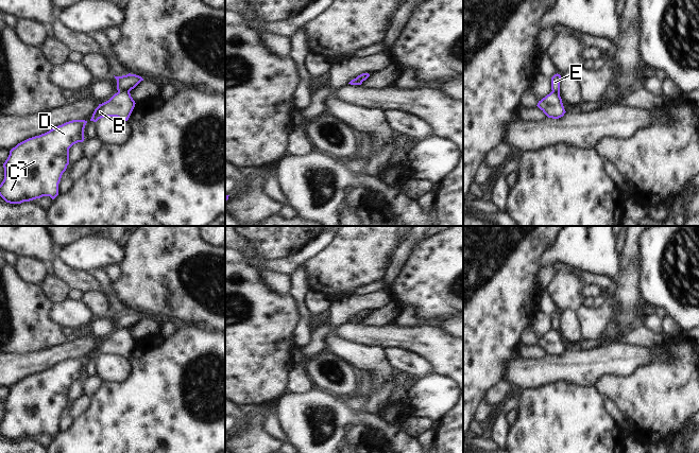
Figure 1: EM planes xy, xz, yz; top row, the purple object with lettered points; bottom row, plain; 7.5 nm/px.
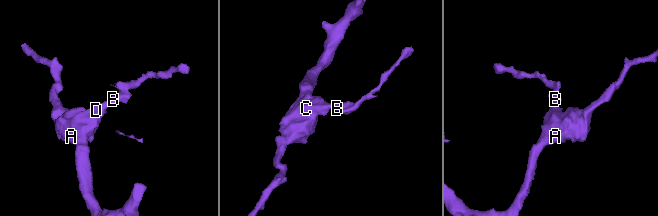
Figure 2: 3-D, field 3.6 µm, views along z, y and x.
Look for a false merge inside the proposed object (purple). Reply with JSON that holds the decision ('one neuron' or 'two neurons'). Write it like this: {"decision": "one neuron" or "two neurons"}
{"decision": "two neurons"}

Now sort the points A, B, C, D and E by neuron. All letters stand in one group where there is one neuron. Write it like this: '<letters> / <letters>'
A B C D / E

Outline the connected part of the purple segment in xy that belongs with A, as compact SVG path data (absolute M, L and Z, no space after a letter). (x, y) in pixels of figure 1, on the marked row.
M72 120L49 132L29 138L10 151L0 196L10 204L21 204L42 196L54 199L58 184L69 164L69 149L84 141L87 121Z

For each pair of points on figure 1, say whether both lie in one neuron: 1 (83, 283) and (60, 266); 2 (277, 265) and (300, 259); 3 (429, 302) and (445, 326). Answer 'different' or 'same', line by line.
1: same
2: same
3: different

